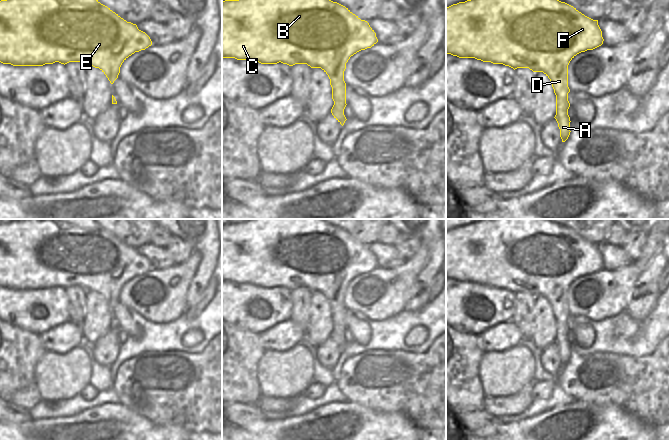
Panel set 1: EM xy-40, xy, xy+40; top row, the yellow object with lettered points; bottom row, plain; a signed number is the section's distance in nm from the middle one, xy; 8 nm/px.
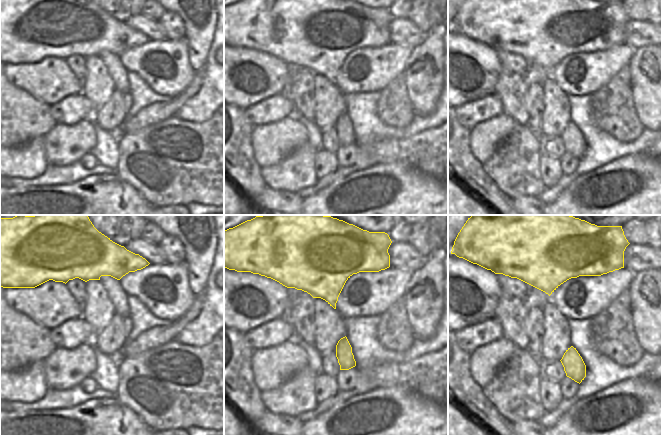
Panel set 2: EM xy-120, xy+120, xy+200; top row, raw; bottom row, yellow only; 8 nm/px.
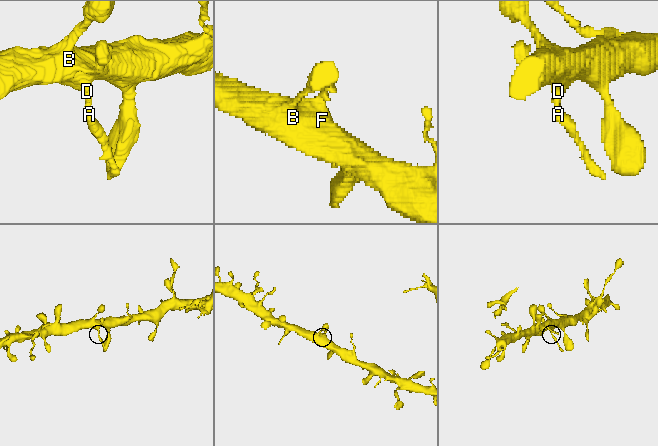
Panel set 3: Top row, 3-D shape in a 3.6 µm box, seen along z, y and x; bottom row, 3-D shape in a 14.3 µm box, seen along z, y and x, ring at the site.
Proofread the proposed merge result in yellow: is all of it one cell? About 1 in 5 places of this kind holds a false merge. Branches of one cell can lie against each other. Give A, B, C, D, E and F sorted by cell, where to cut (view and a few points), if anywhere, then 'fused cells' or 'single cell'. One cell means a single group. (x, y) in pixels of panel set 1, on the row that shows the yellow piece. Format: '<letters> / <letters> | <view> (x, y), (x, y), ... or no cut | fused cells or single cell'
A B C D E F | no cut | single cell

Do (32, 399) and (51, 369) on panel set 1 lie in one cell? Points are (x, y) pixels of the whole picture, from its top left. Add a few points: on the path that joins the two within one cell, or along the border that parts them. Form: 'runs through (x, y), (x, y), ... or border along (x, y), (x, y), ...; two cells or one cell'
border along (34, 383), (42, 399); two cells

